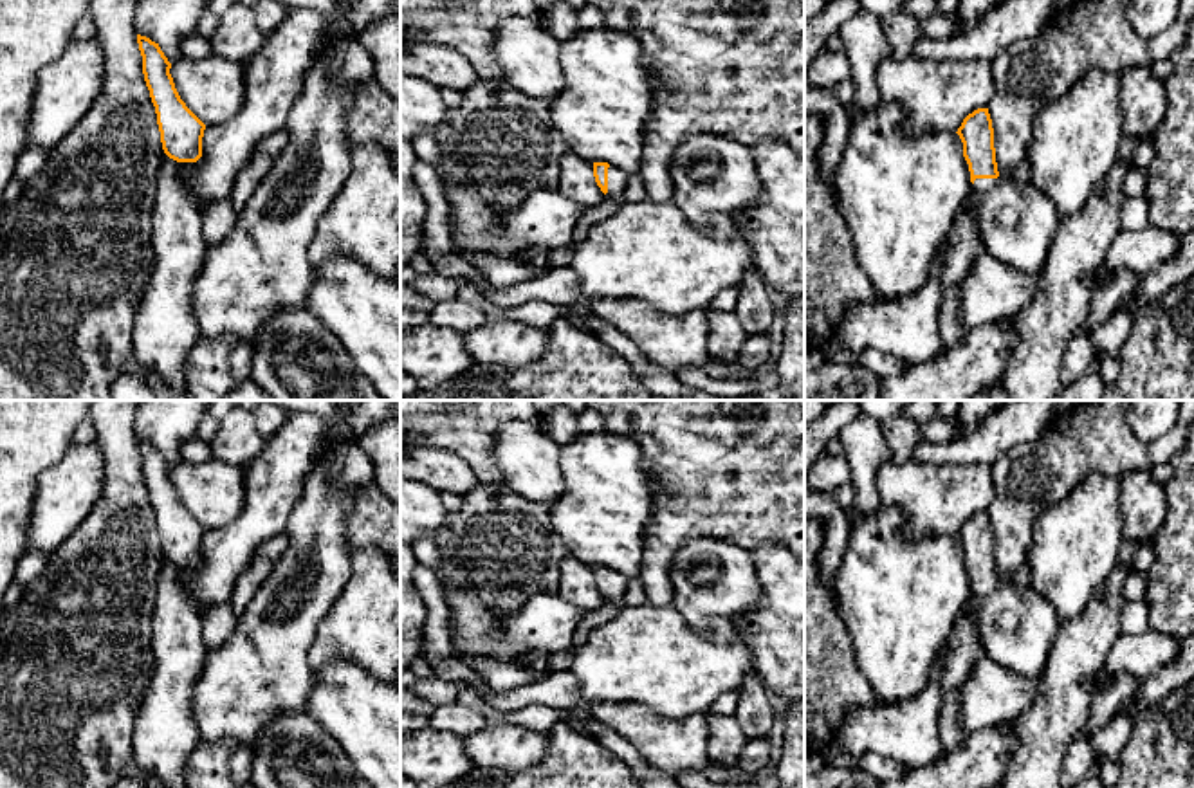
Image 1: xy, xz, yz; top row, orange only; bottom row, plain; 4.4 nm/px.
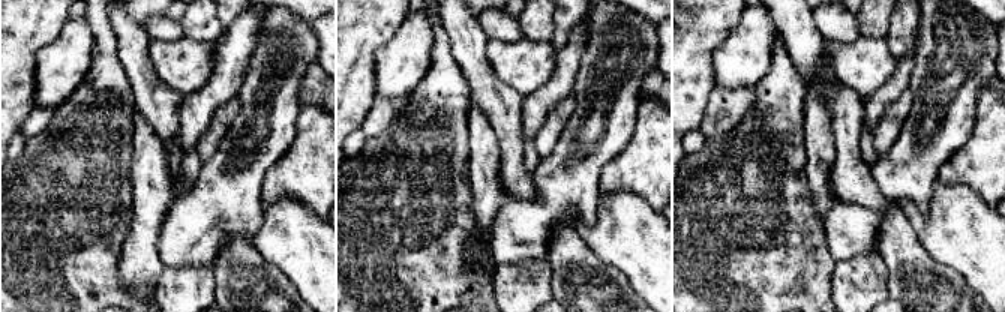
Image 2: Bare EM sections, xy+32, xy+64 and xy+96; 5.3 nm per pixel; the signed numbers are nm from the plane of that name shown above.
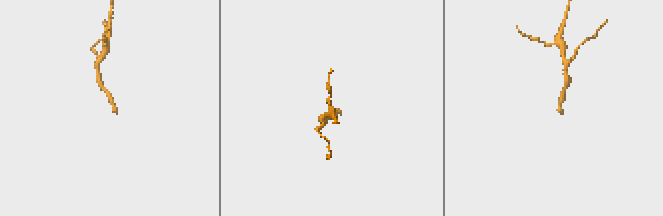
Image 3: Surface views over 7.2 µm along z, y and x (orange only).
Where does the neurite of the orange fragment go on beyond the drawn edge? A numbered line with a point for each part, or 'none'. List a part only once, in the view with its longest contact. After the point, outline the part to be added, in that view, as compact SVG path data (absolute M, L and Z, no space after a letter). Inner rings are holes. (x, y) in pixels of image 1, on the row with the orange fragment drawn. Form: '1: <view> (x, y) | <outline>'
1: xz (617, 179) | M610 164L606 198L620 198L626 189L626 182L628 182L628 173Z

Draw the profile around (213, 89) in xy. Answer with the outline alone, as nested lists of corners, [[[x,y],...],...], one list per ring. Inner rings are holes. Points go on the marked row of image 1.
[[[218,54],[204,60],[180,58],[170,69],[186,106],[206,124],[229,121],[245,99],[245,65]]]

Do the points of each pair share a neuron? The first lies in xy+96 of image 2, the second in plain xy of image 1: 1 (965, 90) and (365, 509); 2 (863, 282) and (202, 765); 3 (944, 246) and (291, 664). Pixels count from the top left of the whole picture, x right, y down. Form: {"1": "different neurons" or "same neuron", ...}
{"1": "different neurons", "2": "same neuron", "3": "different neurons"}

